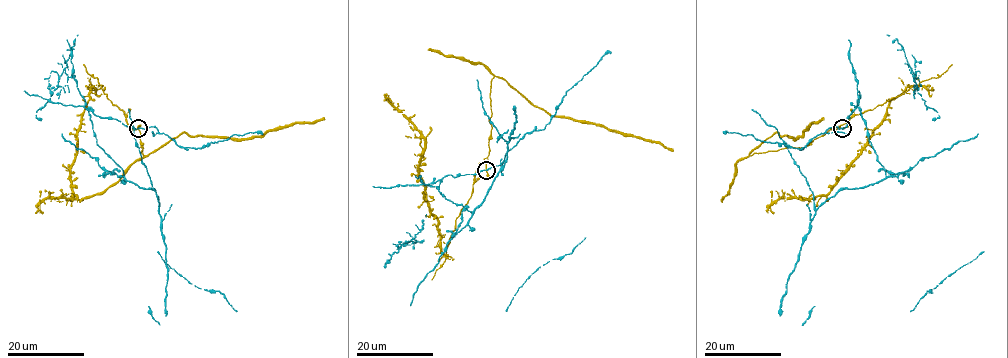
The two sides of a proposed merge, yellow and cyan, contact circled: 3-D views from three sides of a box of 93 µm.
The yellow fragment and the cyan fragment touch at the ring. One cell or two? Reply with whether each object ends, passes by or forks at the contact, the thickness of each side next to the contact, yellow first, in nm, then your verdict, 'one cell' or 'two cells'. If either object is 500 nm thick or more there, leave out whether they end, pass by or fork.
yellow passes by; cyan passes by; calibres 180 and 280 nm; two cells

